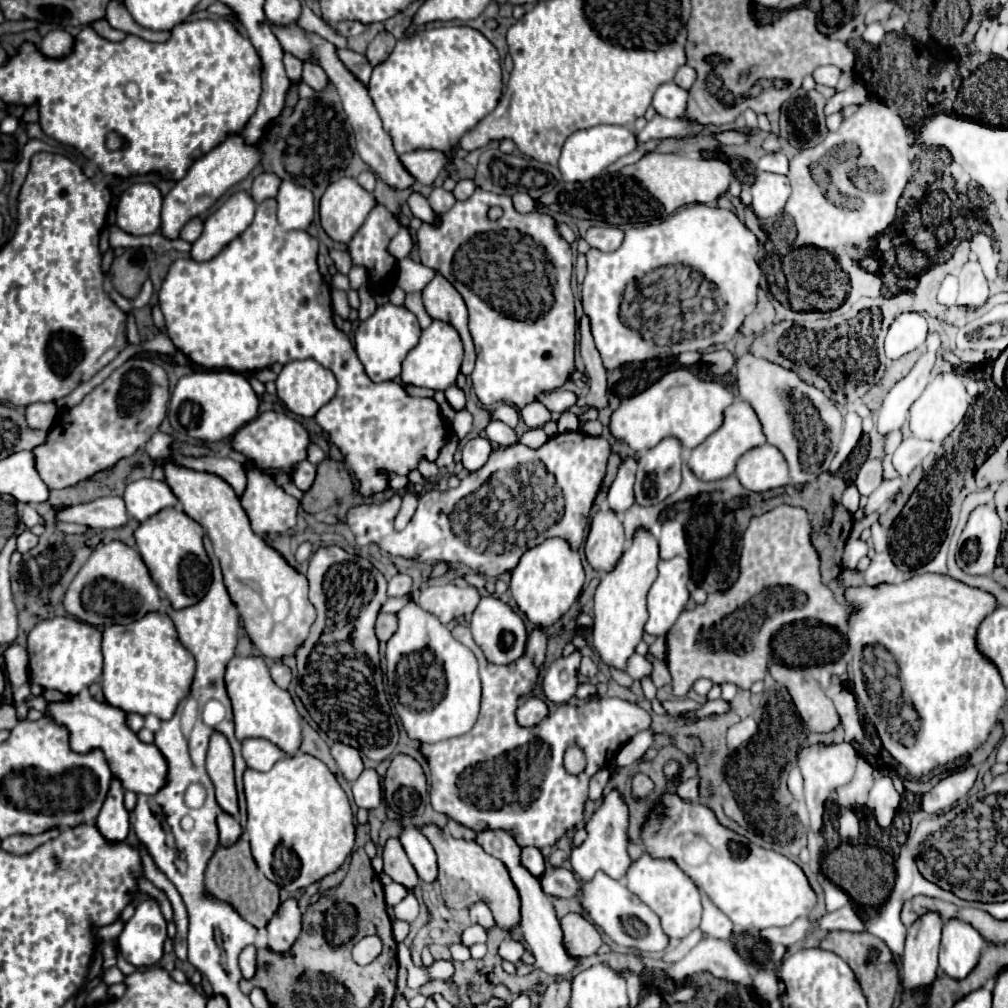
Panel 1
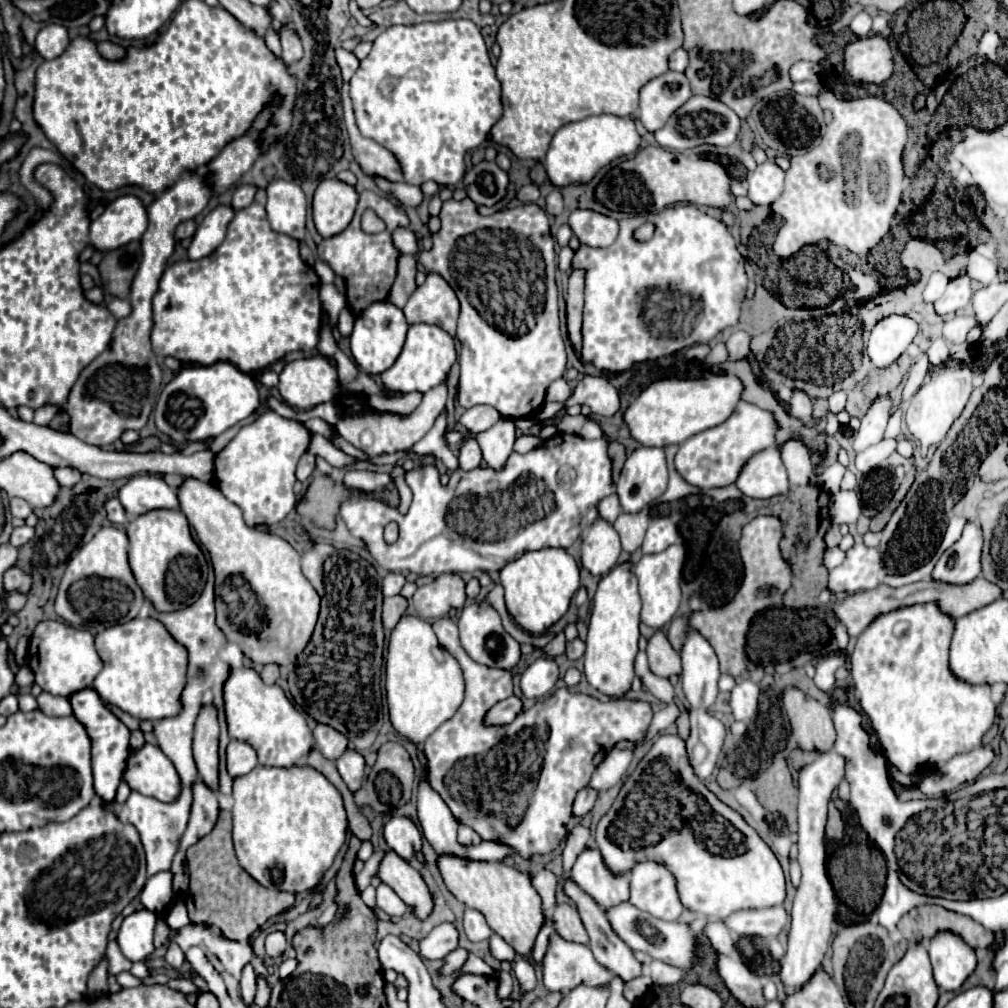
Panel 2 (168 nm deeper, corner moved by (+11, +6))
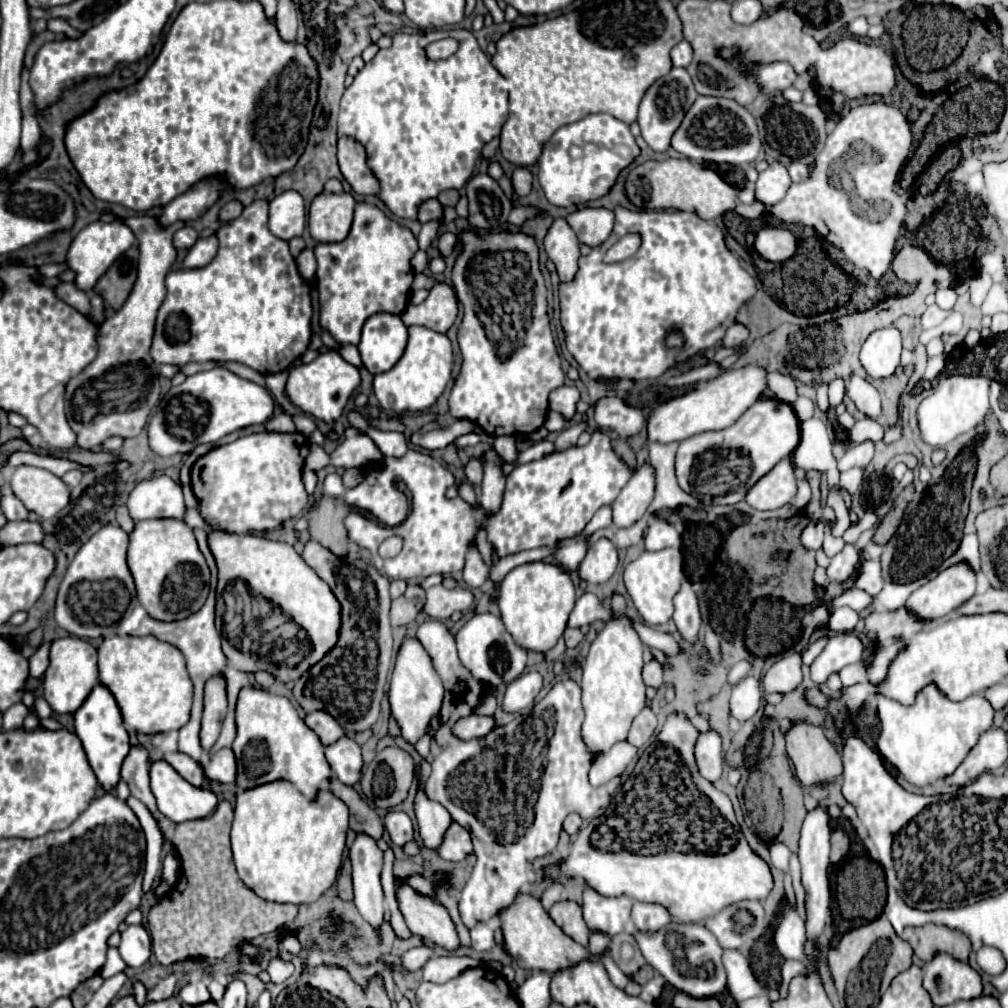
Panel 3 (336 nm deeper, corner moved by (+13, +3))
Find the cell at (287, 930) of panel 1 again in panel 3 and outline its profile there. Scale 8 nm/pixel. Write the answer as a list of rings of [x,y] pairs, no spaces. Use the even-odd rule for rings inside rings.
[[[273,958],[273,960],[269,962],[267,972],[269,972],[273,984],[281,984],[281,982],[285,982],[285,980],[295,972],[295,966],[293,966],[291,962],[281,960],[281,958]]]

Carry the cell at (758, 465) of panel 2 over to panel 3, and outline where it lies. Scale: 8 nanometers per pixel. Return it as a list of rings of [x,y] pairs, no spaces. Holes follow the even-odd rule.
[[[781,460],[769,476],[763,476],[751,490],[745,502],[755,510],[777,510],[791,502],[797,494],[797,478],[793,474],[793,462]]]

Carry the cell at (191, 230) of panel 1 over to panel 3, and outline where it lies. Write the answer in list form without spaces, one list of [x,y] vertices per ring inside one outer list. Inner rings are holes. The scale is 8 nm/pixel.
[[[185,226],[185,228],[181,228],[181,230],[177,230],[177,232],[173,234],[173,246],[175,246],[175,248],[185,248],[185,250],[189,250],[189,248],[197,242],[197,238],[199,238],[199,234],[197,234],[193,228]]]

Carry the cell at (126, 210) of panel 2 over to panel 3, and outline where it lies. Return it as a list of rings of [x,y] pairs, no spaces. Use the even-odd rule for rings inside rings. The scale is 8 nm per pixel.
[[[115,220],[109,224],[93,222],[85,226],[71,242],[67,258],[65,258],[67,268],[75,272],[75,286],[83,292],[89,292],[95,286],[95,282],[107,272],[107,268],[133,244],[133,240],[135,240],[133,232],[121,220]]]

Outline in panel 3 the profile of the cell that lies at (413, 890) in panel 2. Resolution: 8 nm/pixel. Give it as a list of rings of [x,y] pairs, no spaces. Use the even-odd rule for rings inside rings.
[[[401,888],[401,892],[397,892],[397,902],[415,936],[449,952],[455,952],[461,946],[459,934],[445,906],[433,904],[433,900],[425,900],[425,896],[417,896],[413,888]]]

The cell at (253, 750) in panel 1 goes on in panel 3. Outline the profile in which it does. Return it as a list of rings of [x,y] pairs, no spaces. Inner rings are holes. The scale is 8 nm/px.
[[[221,748],[219,752],[215,752],[209,760],[209,764],[203,768],[205,776],[217,782],[225,782],[231,784],[235,782],[235,772],[237,772],[237,764],[235,764],[235,756],[231,748]]]

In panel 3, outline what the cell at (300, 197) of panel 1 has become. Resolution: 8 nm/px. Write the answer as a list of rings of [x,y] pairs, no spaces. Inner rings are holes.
[[[283,192],[269,202],[269,230],[281,240],[303,234],[305,204],[299,192]]]

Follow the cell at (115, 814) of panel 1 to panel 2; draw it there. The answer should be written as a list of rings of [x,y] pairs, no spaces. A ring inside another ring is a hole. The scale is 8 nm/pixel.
[[[93,689],[77,691],[69,697],[69,703],[73,707],[73,715],[85,725],[89,737],[91,737],[91,755],[93,755],[93,779],[95,779],[95,793],[101,799],[103,805],[109,805],[115,799],[117,785],[121,783],[123,765],[127,763],[129,753],[129,729],[101,703],[99,695]]]

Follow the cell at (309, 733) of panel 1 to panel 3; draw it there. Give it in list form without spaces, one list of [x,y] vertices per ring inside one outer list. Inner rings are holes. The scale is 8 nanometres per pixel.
[[[335,776],[331,778],[329,786],[331,786],[331,792],[339,800],[343,800],[349,808],[349,828],[353,832],[365,832],[371,838],[379,840],[383,836],[383,820],[379,818],[379,814],[351,786],[341,784]]]

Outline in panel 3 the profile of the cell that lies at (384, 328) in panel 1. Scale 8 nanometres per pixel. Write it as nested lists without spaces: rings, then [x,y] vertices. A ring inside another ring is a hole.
[[[373,314],[361,334],[359,354],[365,368],[371,374],[391,370],[403,356],[407,344],[407,326],[399,316],[393,314]]]

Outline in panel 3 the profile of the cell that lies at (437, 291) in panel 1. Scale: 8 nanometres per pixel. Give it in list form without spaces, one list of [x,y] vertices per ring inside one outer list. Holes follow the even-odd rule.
[[[441,282],[429,292],[423,304],[419,306],[409,304],[407,310],[401,314],[401,320],[405,326],[419,324],[435,332],[447,332],[453,326],[457,314],[459,314],[459,306],[455,292],[445,282]]]

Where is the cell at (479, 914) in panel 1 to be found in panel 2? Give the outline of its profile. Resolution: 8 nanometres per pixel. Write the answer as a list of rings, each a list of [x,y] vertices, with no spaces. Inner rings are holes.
[[[465,909],[465,919],[463,919],[463,925],[465,925],[465,933],[471,941],[483,941],[483,939],[489,939],[491,935],[491,929],[483,917],[481,911],[477,909]]]

